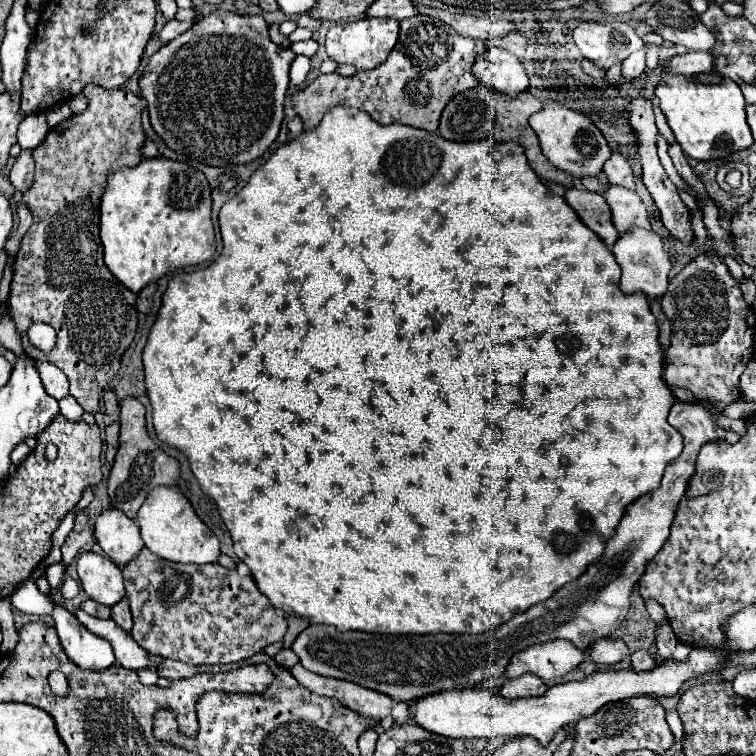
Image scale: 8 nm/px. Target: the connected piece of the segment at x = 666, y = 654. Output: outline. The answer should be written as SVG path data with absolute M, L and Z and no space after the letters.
M663 623L663 625L657 627L657 631L655 631L655 643L657 643L657 649L659 649L661 659L671 659L677 642L678 639L669 623Z

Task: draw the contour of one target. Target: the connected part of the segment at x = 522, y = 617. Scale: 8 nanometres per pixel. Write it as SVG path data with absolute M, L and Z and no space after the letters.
M673 403L669 411L669 423L685 437L681 455L665 467L659 489L639 497L625 509L625 515L617 525L615 535L607 541L603 555L591 563L579 579L571 581L571 587L561 587L551 595L549 601L517 613L497 629L483 635L437 633L409 637L371 635L361 631L347 631L339 635L335 627L313 625L313 637L309 633L311 629L307 629L293 643L293 651L299 655L301 665L317 675L345 679L411 705L413 701L439 691L473 689L487 679L497 679L503 675L511 657L531 645L567 639L577 649L585 651L591 641L609 637L625 619L629 611L629 595L633 585L645 573L647 561L655 557L669 537L669 527L677 505L687 491L689 479L693 477L699 449L709 441L739 441L735 431L727 431L715 423L709 409L701 403Z

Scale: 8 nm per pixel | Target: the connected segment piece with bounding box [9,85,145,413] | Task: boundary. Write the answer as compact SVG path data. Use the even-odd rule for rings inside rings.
M87 85L83 93L89 99L89 107L53 127L45 141L33 151L35 185L23 195L23 203L29 207L33 223L25 233L21 249L15 257L15 279L11 283L9 303L25 353L37 361L57 365L69 379L69 395L73 395L85 411L97 413L99 395L117 375L121 355L129 347L137 329L135 293L119 283L103 263L103 245L99 239L99 201L109 173L117 171L117 167L139 165L143 159L141 145L145 133L141 127L141 111L145 109L145 99L125 89L103 89L99 85ZM33 323L47 323L55 329L57 343L51 353L43 353L41 349L29 345L27 329Z

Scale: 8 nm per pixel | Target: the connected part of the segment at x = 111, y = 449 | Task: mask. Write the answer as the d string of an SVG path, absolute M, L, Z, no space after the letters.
M111 423L107 429L105 429L105 443L107 443L107 463L113 465L113 459L115 459L115 453L117 453L117 447L119 447L119 423Z

